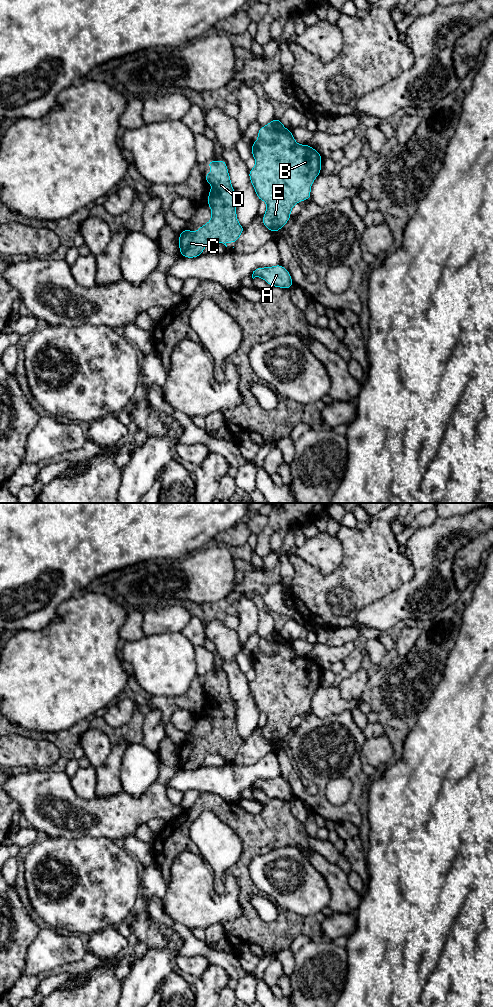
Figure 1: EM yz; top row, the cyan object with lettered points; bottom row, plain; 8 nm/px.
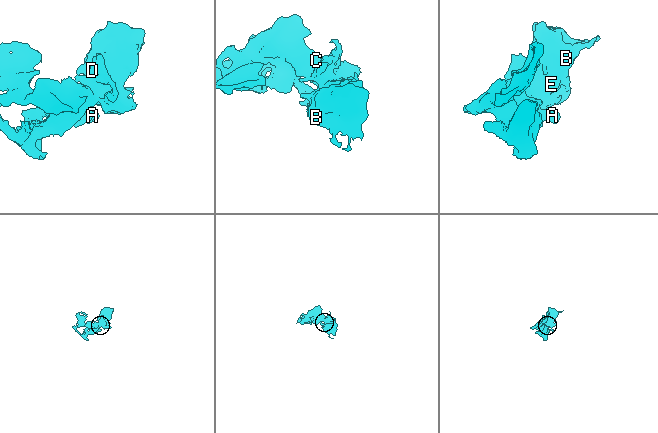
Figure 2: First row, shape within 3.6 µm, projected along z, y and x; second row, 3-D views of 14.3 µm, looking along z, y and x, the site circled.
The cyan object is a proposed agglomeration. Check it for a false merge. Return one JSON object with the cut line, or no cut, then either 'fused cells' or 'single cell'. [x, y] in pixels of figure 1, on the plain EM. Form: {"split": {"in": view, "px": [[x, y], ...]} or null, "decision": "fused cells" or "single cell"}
{"split": null, "decision": "single cell"}

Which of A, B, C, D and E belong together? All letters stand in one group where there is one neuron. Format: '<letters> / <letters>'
A B C D E

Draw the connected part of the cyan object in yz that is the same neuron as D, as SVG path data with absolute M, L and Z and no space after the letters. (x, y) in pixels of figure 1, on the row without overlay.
M211 672L207 674L207 678L213 681L205 688L205 694L213 697L209 703L207 716L212 722L212 728L210 734L196 744L186 740L179 746L180 766L186 770L195 770L203 766L209 754L220 754L226 759L227 754L236 756L245 742L237 732L235 703L225 672Z

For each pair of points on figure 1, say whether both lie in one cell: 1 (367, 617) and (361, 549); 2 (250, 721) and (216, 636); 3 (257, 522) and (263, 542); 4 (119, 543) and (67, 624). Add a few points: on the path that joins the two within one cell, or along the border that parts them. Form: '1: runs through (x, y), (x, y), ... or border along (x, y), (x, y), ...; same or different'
1: border along (387, 595), (363, 607), (358, 612), (354, 622); different
2: runs through (243, 700), (239, 685), (229, 666), (228, 657); same
3: border along (268, 516), (268, 522), (257, 534); different
4: border along (84, 590), (75, 593), (63, 602); different

